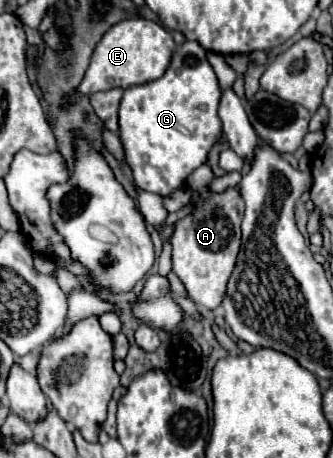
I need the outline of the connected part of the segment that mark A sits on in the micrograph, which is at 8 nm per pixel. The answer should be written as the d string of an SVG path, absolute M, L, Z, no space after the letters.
M234 187L220 195L202 189L200 201L192 207L194 213L176 223L176 231L172 235L172 265L174 273L184 283L188 297L196 305L214 311L224 299L226 285L240 251L240 221L244 217L242 197Z

